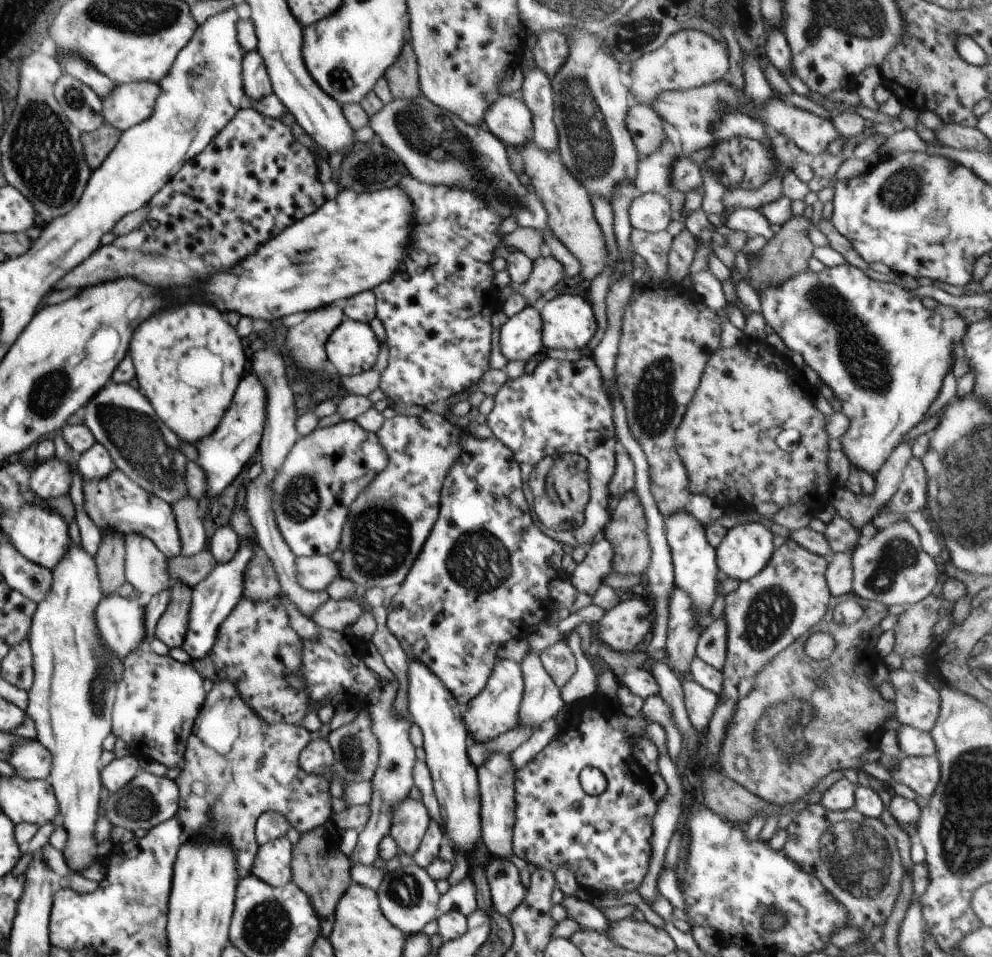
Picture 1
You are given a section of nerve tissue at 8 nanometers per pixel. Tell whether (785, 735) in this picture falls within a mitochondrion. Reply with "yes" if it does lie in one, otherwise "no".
yes

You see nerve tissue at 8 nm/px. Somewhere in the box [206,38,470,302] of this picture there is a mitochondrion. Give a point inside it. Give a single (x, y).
(339, 79)

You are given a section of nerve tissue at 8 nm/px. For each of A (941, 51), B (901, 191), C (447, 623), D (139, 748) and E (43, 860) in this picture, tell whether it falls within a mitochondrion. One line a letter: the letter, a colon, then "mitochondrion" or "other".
A: other
B: mitochondrion
C: other
D: other
E: other

